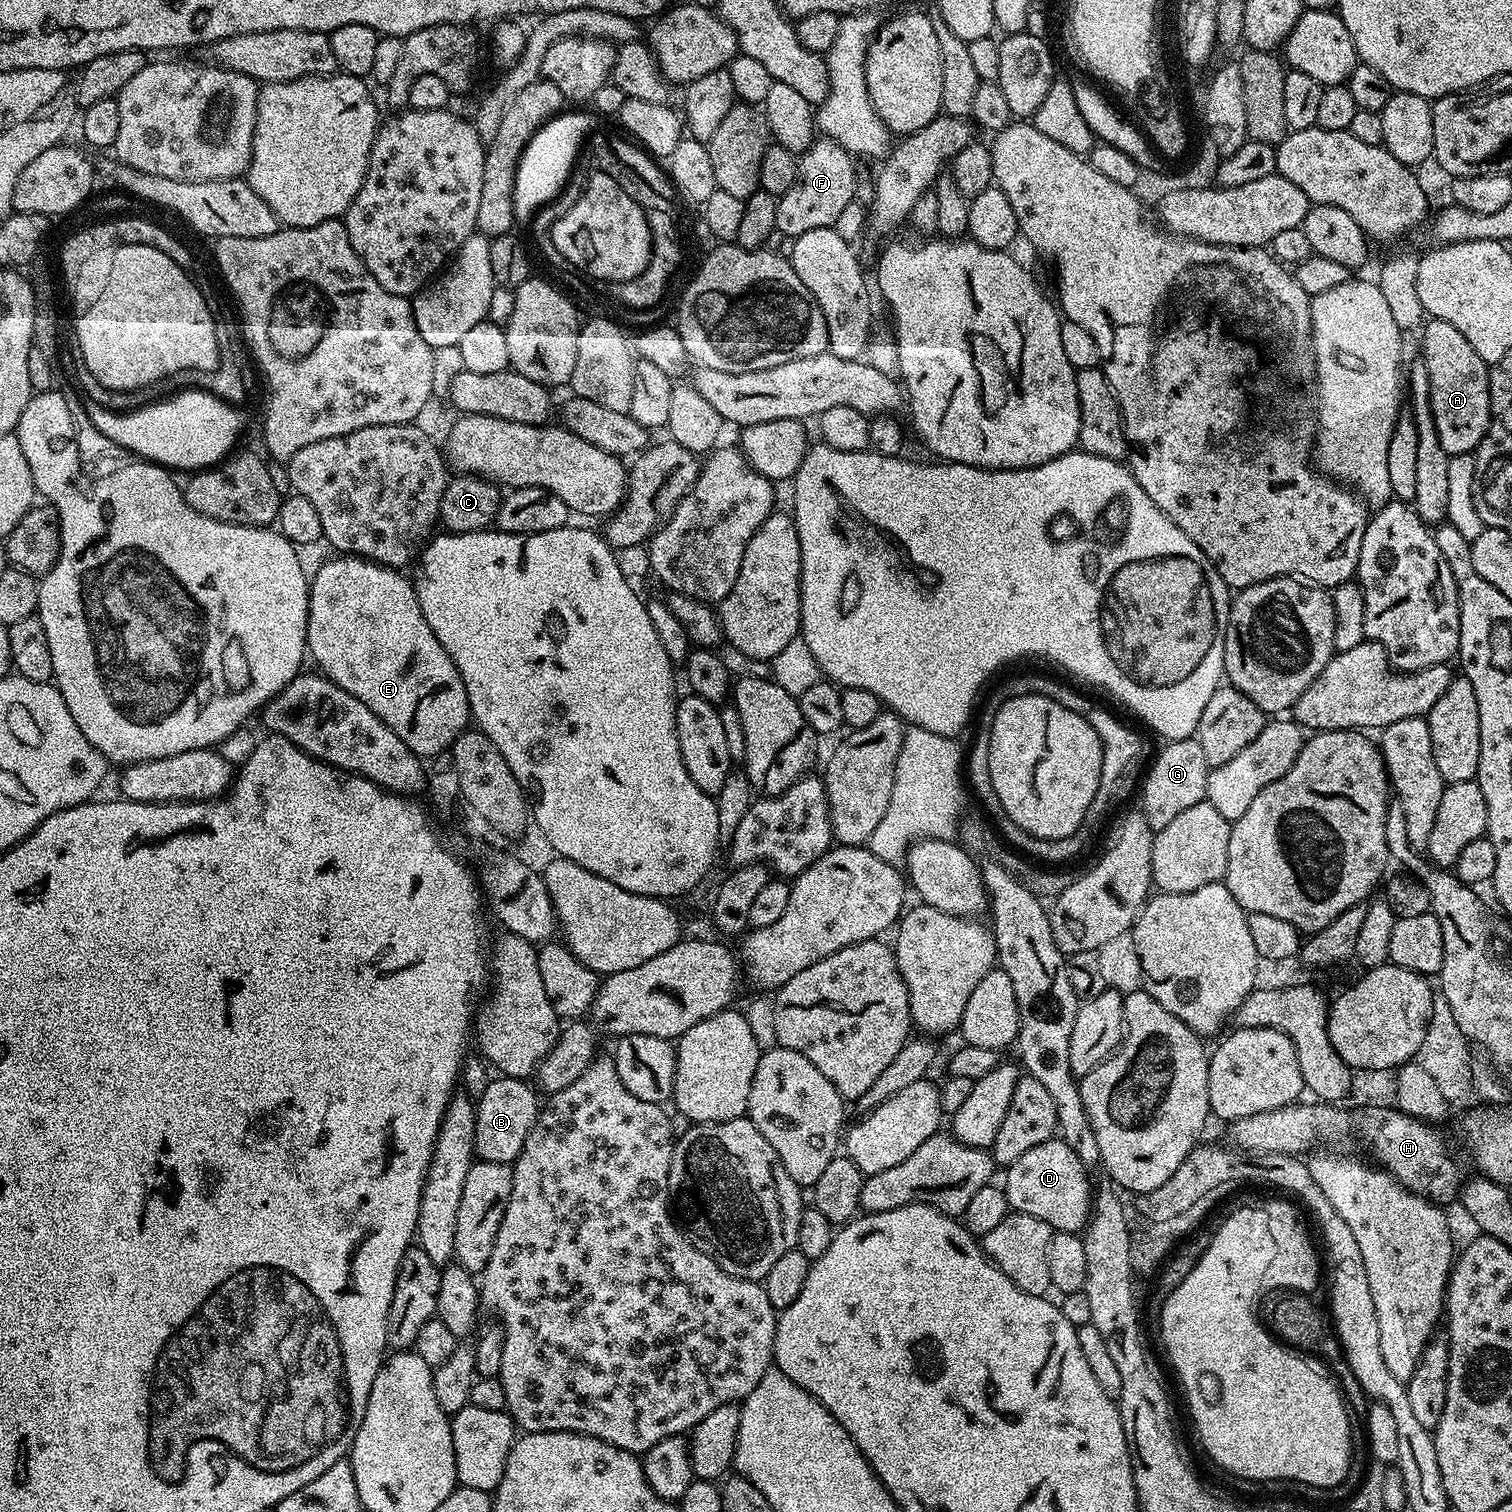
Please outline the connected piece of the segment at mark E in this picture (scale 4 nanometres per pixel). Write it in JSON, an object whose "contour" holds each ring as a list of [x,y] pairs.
{"contour":[[[340,554],[337,560],[328,560],[313,575],[308,593],[308,647],[307,651],[316,659],[321,673],[334,681],[346,694],[354,694],[358,702],[366,702],[370,710],[417,757],[436,756],[440,751],[451,749],[461,732],[469,727],[470,713],[466,686],[442,642],[434,638],[430,622],[418,606],[413,581],[404,577],[403,571],[385,568],[361,556]]]}

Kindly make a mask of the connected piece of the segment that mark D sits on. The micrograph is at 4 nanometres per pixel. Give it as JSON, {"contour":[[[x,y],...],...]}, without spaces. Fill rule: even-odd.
{"contour":[[[1053,1138],[1026,1150],[1018,1162],[1007,1165],[1005,1172],[1002,1187],[1011,1211],[1030,1214],[1057,1232],[1083,1233],[1092,1215],[1094,1187],[1088,1181],[1089,1169],[1064,1140]]]}

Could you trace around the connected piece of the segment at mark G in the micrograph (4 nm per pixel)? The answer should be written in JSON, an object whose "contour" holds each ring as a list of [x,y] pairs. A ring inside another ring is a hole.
{"contour":[[[1195,738],[1170,740],[1163,746],[1165,748],[1153,758],[1148,773],[1143,773],[1142,783],[1138,788],[1139,807],[1146,822],[1154,830],[1165,828],[1173,818],[1182,814],[1182,810],[1190,810],[1190,806],[1205,803],[1206,782],[1210,771],[1206,754],[1202,754],[1202,746]]]}

